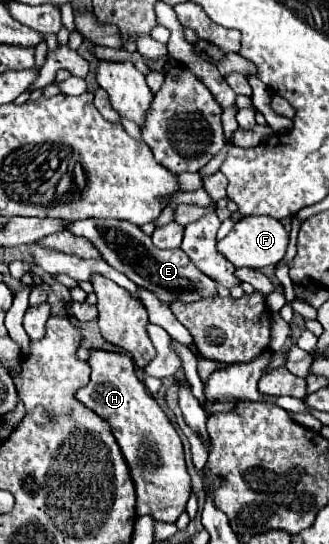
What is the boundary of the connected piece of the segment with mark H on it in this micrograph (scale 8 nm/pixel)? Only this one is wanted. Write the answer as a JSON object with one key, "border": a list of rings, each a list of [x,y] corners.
{"border":[[[90,351],[92,379],[86,387],[78,389],[76,399],[108,421],[114,439],[118,441],[126,465],[130,465],[130,477],[134,477],[134,491],[138,497],[138,517],[150,515],[162,523],[174,523],[186,509],[190,497],[190,475],[186,473],[182,443],[144,383],[136,377],[134,361],[128,355]]]}

